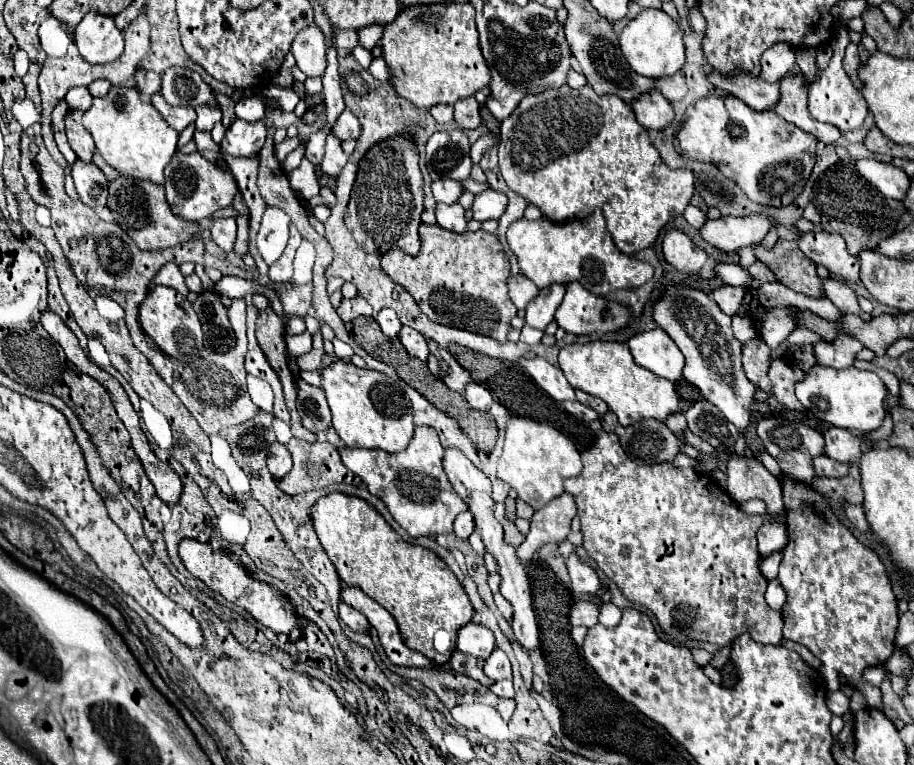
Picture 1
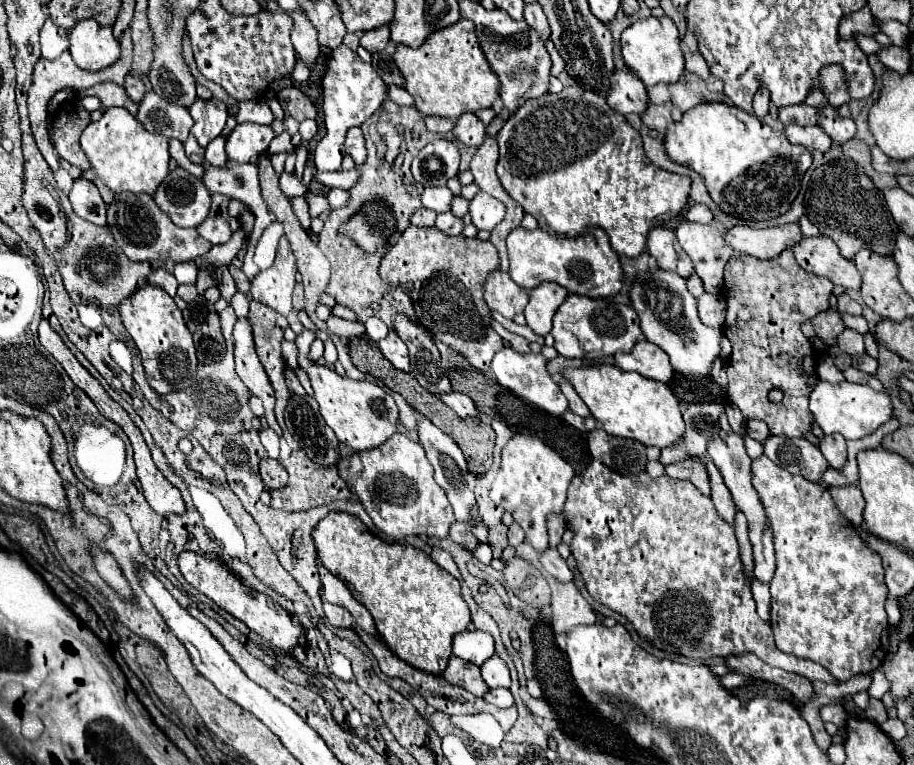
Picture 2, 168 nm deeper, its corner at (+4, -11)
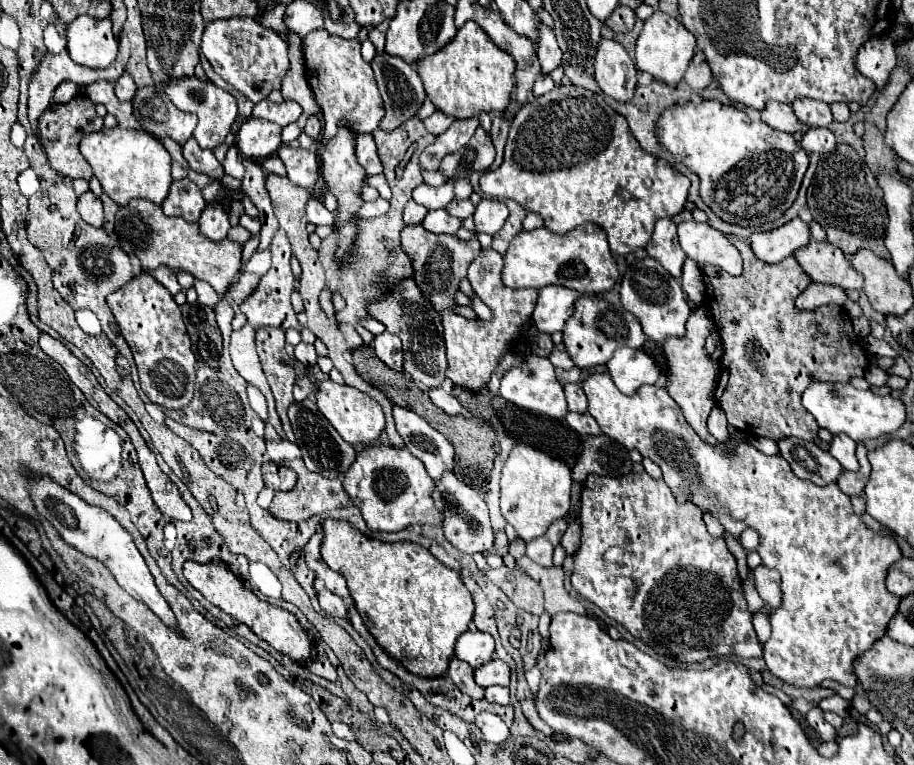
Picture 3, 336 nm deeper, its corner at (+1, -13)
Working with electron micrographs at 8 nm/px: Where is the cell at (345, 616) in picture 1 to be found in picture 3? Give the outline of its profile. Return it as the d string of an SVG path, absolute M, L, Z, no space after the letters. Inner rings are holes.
M322 589L318 591L318 603L322 607L322 611L326 615L332 615L332 617L346 617L346 605L342 601L342 597L330 593L328 589Z

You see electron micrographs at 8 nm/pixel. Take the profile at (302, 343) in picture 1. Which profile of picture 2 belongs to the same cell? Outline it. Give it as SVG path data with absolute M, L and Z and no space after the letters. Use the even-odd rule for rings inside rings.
M303 331L295 339L295 345L299 349L299 367L311 379L315 399L321 407L321 415L323 415L325 423L333 429L337 439L353 451L367 451L367 449L379 447L381 443L385 443L389 437L393 437L397 433L399 409L397 409L393 397L379 385L373 385L369 381L353 381L349 377L341 377L327 365L319 365L317 361L309 359L309 349L311 349L313 339L315 339L315 335L311 331Z

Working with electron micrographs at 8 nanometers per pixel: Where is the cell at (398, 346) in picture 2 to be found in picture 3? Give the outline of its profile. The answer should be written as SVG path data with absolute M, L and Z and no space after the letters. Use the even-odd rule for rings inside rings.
M384 331L374 337L374 353L380 361L384 361L390 369L402 371L402 343L396 335Z

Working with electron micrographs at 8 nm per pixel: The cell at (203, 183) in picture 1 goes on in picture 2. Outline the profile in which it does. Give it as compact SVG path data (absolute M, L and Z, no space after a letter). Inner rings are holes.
M181 167L173 169L161 181L153 199L179 227L197 227L211 211L209 189L201 183L201 179Z

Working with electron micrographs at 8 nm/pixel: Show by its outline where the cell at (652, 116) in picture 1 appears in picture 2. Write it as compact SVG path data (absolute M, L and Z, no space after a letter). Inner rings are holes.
M617 69L615 79L611 79L611 95L607 95L607 103L613 111L621 115L637 115L641 117L647 111L649 95L641 79L635 79L631 71Z

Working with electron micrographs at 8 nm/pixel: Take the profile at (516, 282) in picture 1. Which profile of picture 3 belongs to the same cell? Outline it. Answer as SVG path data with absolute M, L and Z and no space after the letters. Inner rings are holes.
M484 249L472 263L468 281L476 295L490 307L494 317L490 321L482 319L466 319L456 313L442 313L442 325L446 333L446 357L448 369L446 377L460 387L480 391L488 385L490 375L500 363L502 355L508 351L516 351L516 341L522 339L524 325L530 321L538 291L536 289L508 289L502 285L502 257L494 249Z

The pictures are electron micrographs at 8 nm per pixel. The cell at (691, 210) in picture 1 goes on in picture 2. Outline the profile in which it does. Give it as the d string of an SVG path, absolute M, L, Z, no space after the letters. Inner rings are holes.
M681 221L677 227L677 239L693 259L695 273L703 279L705 291L721 293L725 265L737 255L727 243L723 243L723 233L713 225Z

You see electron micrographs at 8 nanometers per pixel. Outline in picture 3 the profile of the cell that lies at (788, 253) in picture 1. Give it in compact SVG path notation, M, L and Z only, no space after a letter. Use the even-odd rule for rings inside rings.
M736 235L728 237L734 247L740 251L744 259L744 271L740 277L732 277L726 271L714 265L700 265L702 281L706 285L708 301L702 301L702 307L710 313L716 323L720 341L722 341L722 357L720 357L720 379L714 391L714 399L720 409L726 411L728 423L746 435L770 437L774 441L796 437L804 441L814 441L818 435L818 423L806 409L800 405L800 395L814 381L842 381L848 383L852 377L862 377L866 367L870 365L868 355L852 331L852 321L838 305L824 305L816 311L800 311L796 309L796 297L812 283L810 277L802 271L794 257L788 257L780 263L764 263L760 261L750 241L738 239Z

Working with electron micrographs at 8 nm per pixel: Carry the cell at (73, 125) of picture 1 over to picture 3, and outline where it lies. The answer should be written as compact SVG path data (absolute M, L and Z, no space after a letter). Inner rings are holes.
M80 93L78 97L74 97L68 103L60 103L60 105L50 105L50 109L46 109L46 113L40 115L38 119L38 131L40 131L40 145L48 157L48 165L62 177L66 179L92 179L92 169L88 165L88 161L80 155L78 151L78 141L86 135L86 133L96 133L104 127L102 117L98 117L94 103Z

